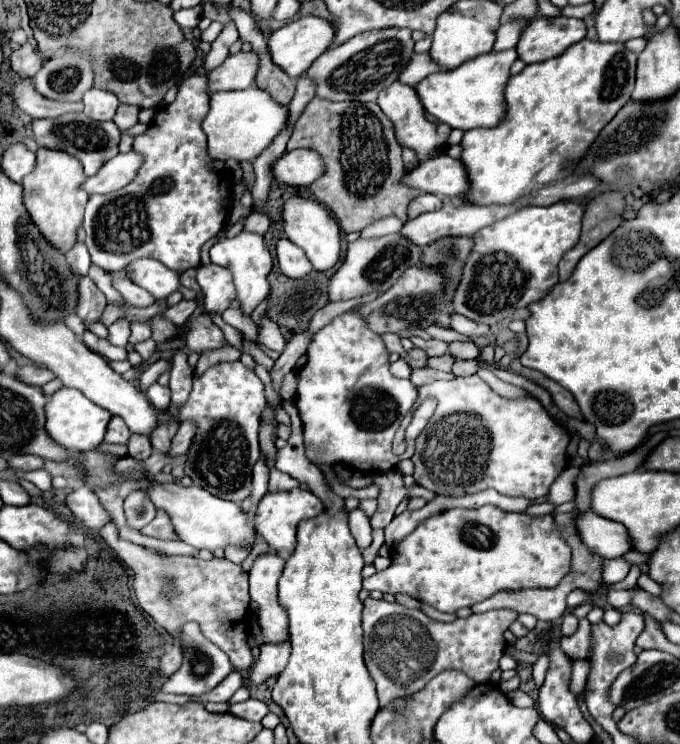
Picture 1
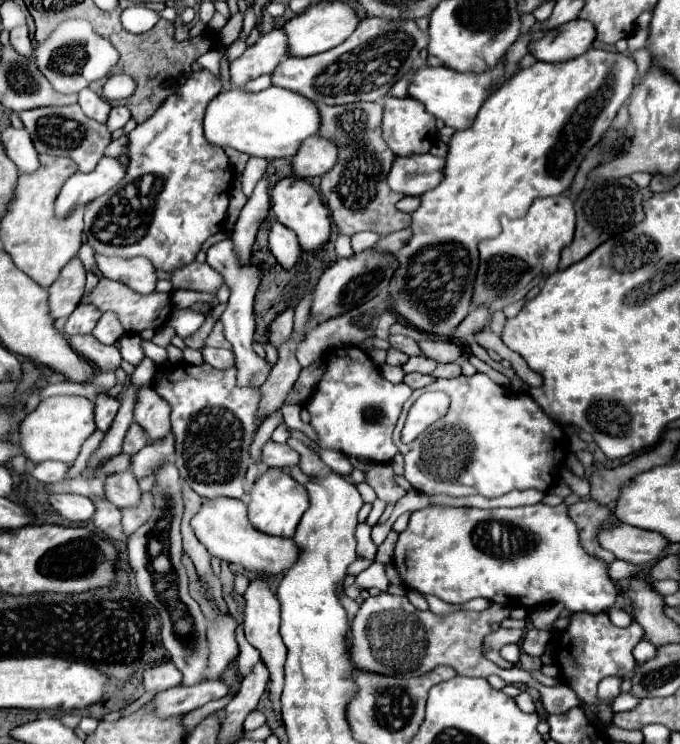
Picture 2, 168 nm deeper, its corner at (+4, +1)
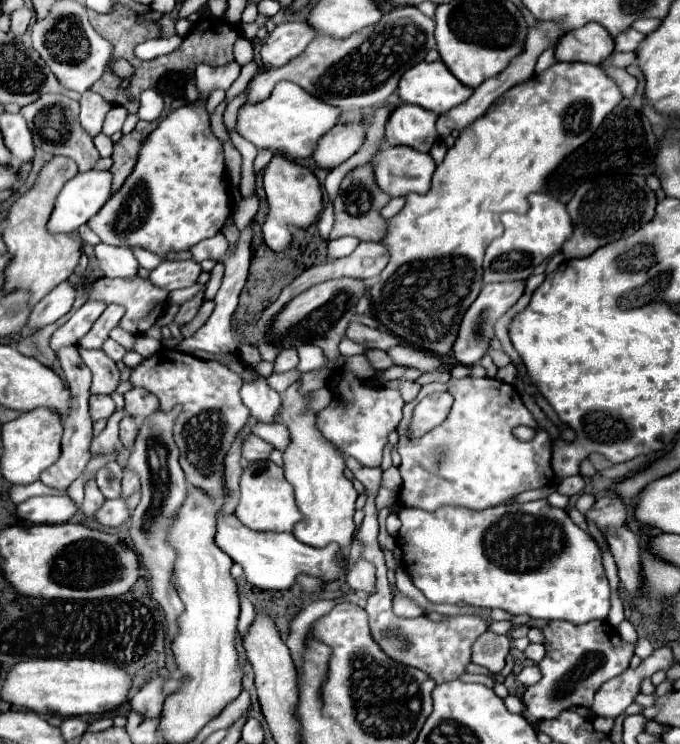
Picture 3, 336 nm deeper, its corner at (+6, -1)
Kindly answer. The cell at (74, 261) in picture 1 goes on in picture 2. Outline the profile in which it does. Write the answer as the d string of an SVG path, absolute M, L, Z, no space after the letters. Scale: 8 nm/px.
M74 257L62 271L60 277L48 287L48 309L50 317L68 317L80 303L84 295L84 265L78 257Z

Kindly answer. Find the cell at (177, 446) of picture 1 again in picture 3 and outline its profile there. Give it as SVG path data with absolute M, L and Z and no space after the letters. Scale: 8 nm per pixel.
M124 469L124 479L122 479L122 497L126 499L130 493L138 491L140 489L140 481L138 481L138 475L132 471L132 469Z

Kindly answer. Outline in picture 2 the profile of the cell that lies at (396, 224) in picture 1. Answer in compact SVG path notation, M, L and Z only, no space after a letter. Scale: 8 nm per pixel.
M356 233L356 235L350 237L350 243L352 243L354 253L360 253L360 251L370 249L378 239L380 239L380 235L372 235L372 233Z

